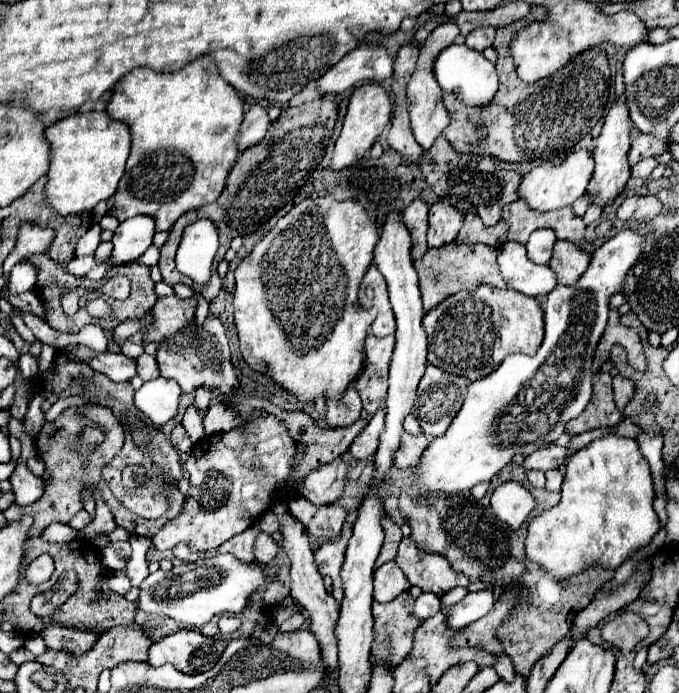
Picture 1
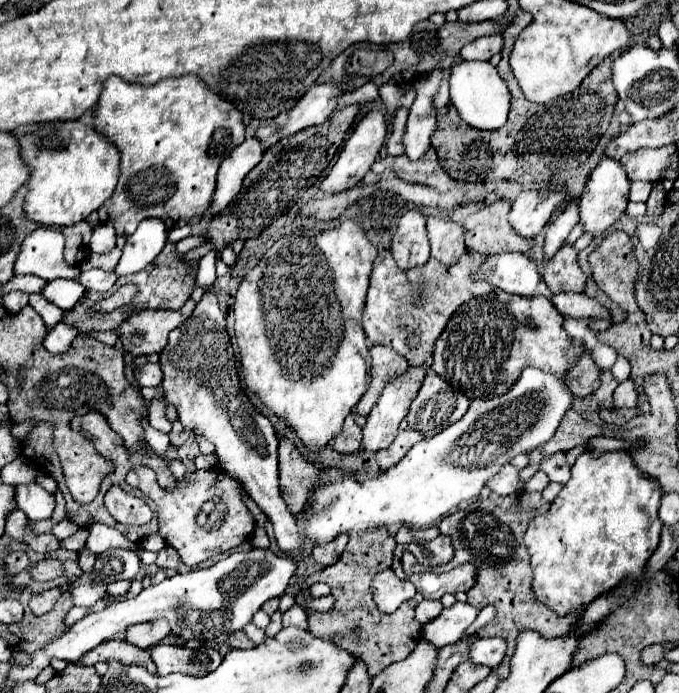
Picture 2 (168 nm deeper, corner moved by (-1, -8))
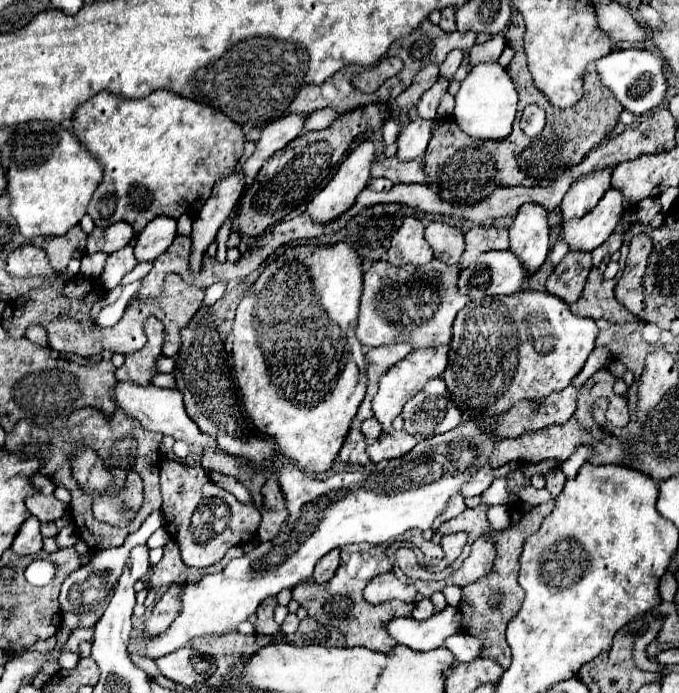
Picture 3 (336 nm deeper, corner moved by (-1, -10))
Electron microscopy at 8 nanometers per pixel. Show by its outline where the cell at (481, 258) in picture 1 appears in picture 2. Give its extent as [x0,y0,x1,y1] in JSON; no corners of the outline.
[363,252,495,366]

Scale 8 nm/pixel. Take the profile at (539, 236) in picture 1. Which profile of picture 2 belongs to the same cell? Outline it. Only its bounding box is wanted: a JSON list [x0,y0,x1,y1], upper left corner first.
[545,200,579,258]

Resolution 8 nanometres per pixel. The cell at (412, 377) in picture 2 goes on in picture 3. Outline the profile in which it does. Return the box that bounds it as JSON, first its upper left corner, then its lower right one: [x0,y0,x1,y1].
[373,346,449,438]

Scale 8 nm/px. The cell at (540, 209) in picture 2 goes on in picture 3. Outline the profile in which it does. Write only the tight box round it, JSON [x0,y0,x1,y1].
[509,202,549,274]

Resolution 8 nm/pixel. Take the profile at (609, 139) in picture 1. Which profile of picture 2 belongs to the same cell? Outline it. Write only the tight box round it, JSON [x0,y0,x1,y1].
[579,156,629,238]

